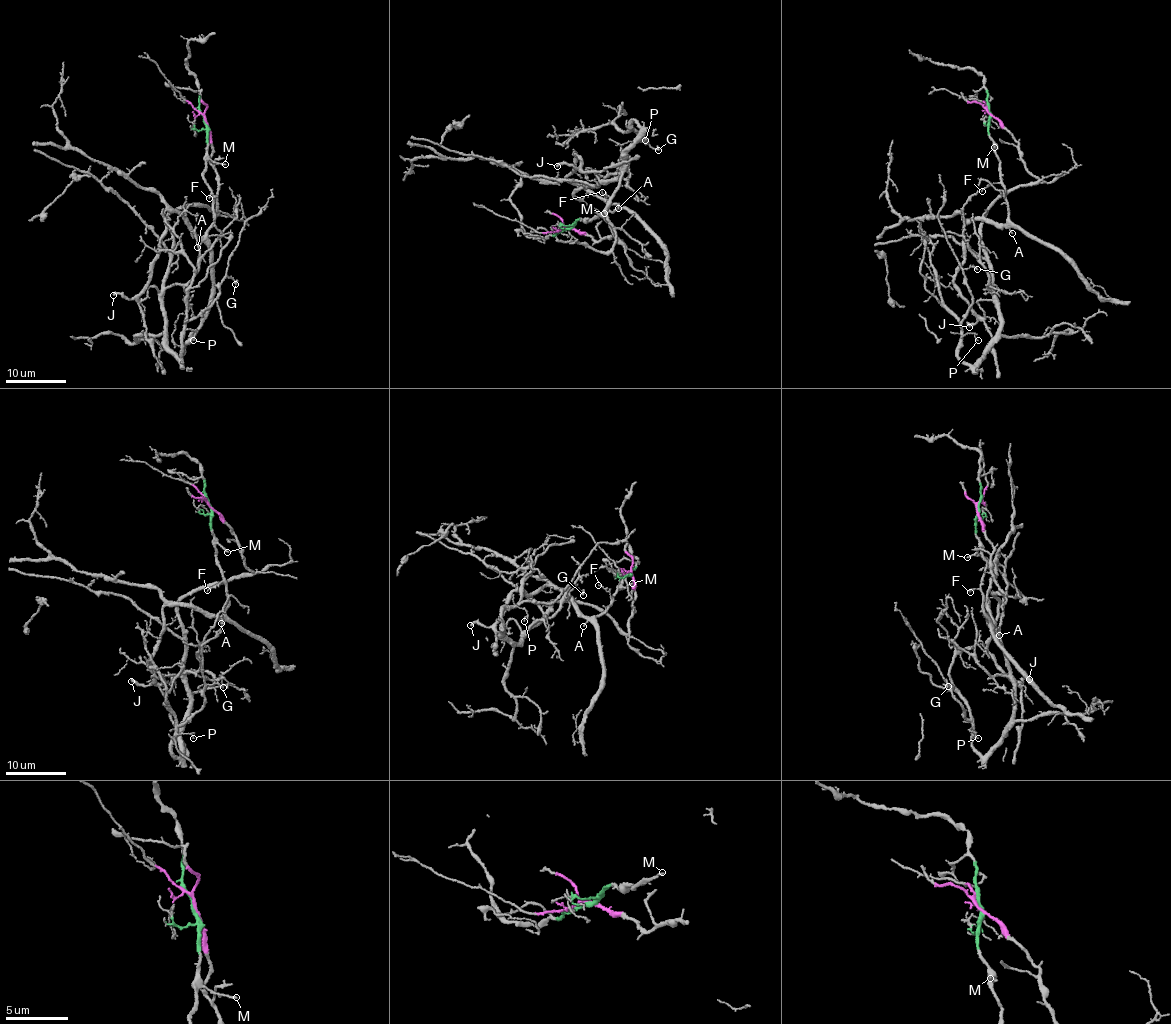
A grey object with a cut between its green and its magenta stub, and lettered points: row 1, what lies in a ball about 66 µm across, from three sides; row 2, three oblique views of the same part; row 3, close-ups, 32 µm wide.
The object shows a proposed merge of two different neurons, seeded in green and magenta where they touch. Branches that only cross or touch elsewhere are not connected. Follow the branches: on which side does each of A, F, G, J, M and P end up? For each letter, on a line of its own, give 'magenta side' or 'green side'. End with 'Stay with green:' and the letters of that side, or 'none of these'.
A: green side
F: green side
G: magenta side
J: green side
M: green side
P: magenta side
Stay with green: A, F, J, M

